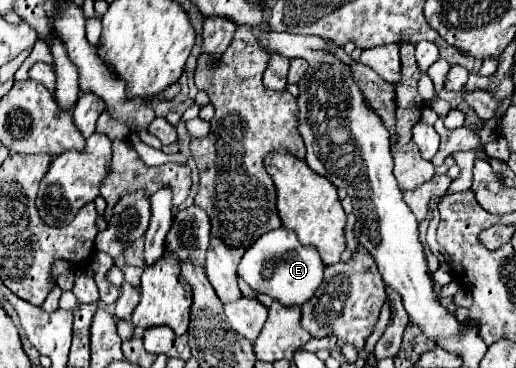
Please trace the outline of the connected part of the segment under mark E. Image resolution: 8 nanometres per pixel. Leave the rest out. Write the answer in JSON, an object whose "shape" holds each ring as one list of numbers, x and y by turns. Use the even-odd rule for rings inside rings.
{"shape":[[276,229,276,231,268,231,264,233,242,257,240,265,238,265,238,275,256,291,270,295,272,299,278,299,282,305,304,305,320,287,322,283,322,259,320,255,312,249,312,247,304,247,298,237,294,235,294,231,288,229],[266,259,274,259,278,261,276,271,270,277,264,277,264,261]]}

